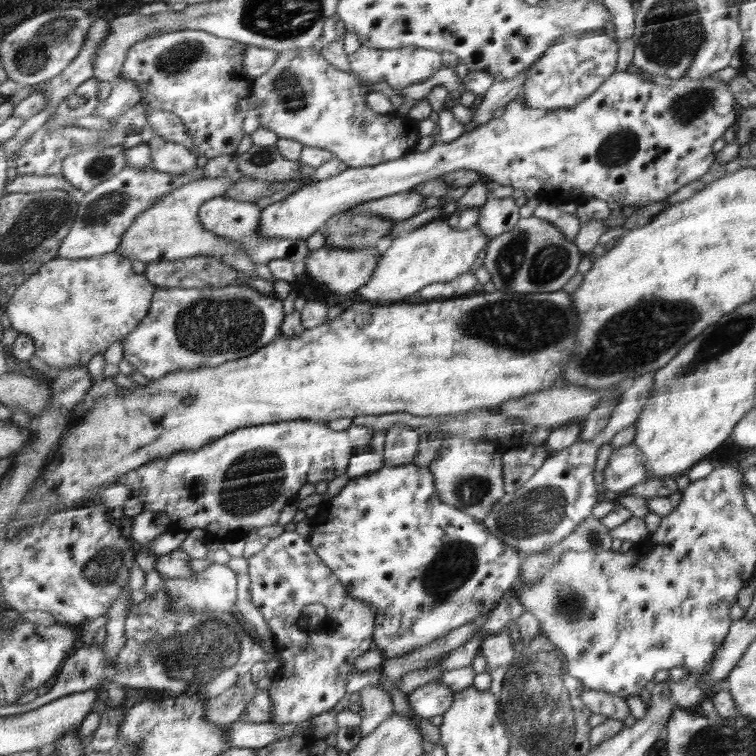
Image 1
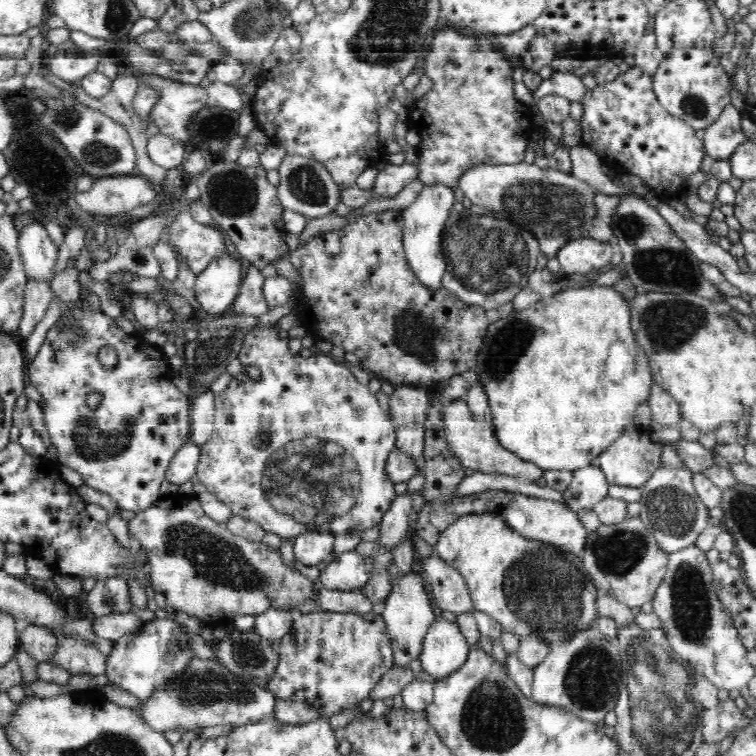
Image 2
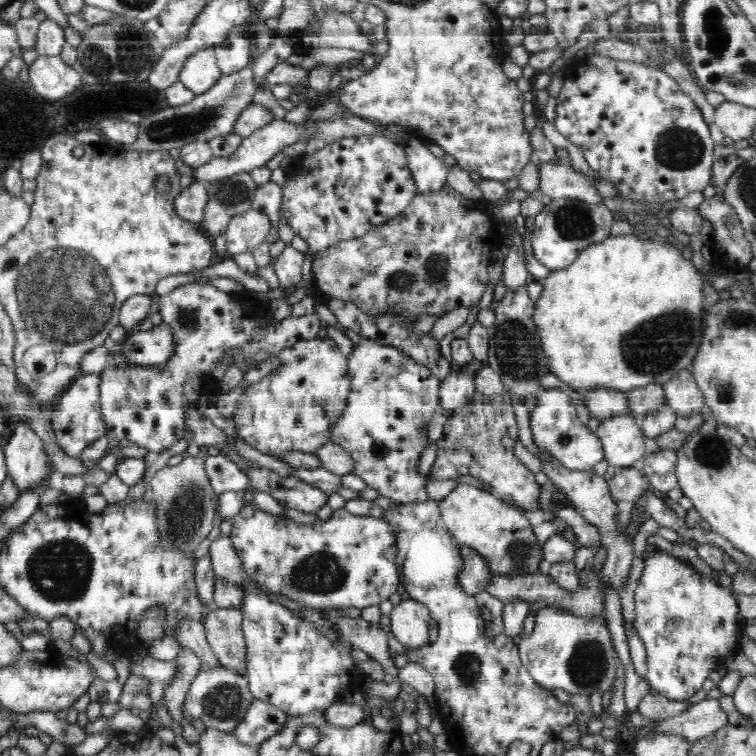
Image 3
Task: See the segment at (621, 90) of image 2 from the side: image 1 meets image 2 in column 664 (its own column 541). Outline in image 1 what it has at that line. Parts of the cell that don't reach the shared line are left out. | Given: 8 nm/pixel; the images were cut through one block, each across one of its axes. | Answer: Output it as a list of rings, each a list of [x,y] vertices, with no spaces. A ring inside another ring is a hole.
[[[627,71],[614,72],[573,109],[558,112],[530,107],[520,93],[507,104],[501,117],[492,118],[473,130],[468,129],[456,140],[436,142],[424,152],[413,150],[396,160],[376,166],[347,167],[339,175],[298,189],[261,210],[257,232],[263,238],[308,239],[336,213],[349,210],[362,202],[411,190],[423,182],[462,169],[485,174],[490,181],[504,186],[525,191],[552,192],[554,203],[584,203],[601,198],[608,204],[620,202],[623,207],[632,205],[638,209],[643,208],[652,202],[665,200],[690,182],[704,177],[714,162],[712,144],[732,126],[732,122],[736,122],[736,99],[728,83],[710,76],[704,79],[672,79],[671,84],[664,87],[654,82],[645,82],[640,76]]]

